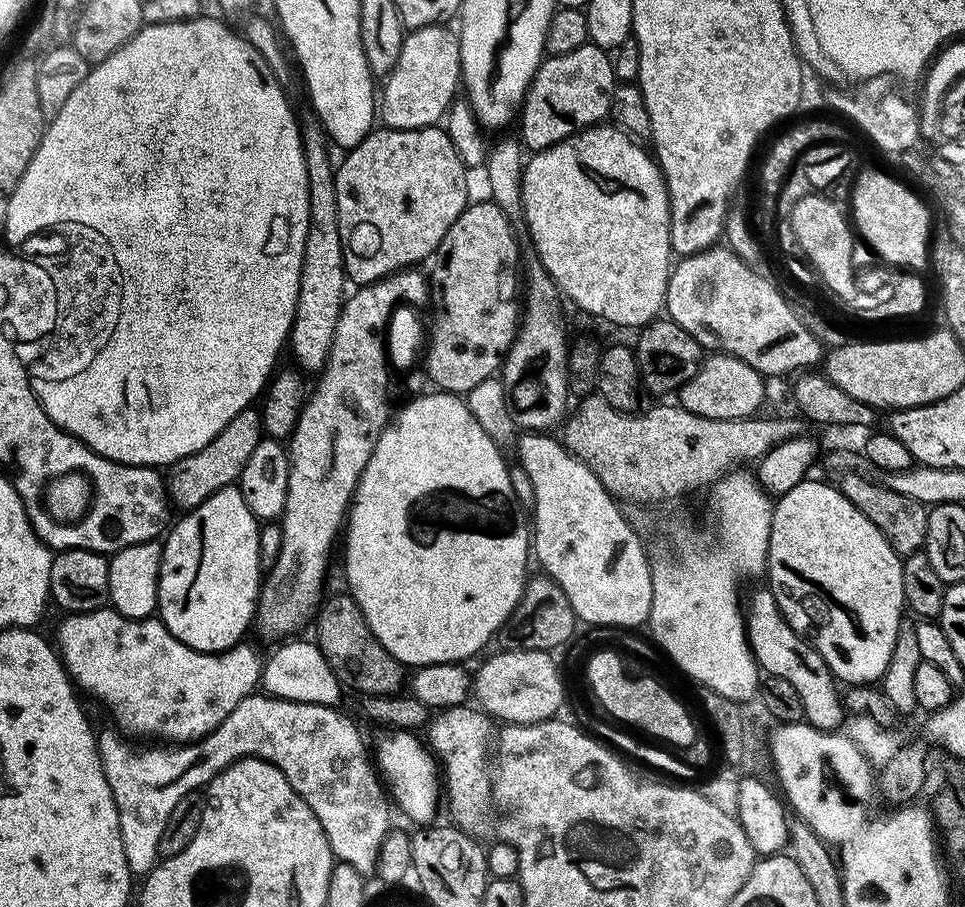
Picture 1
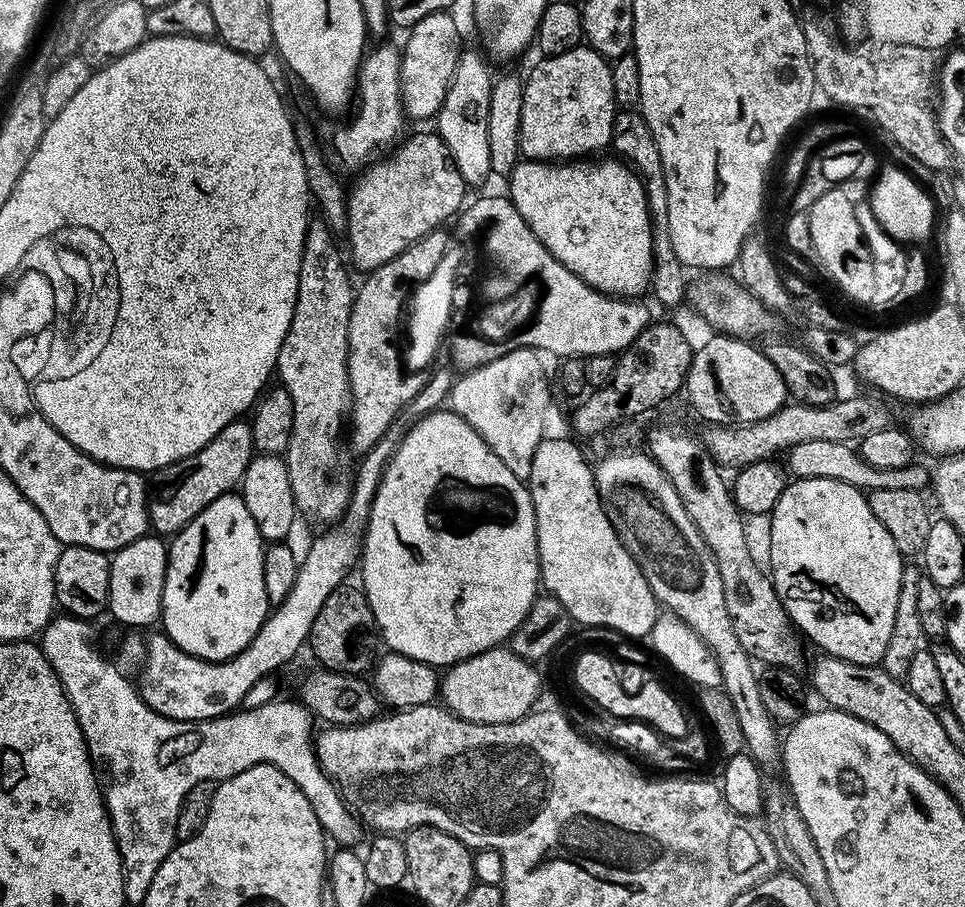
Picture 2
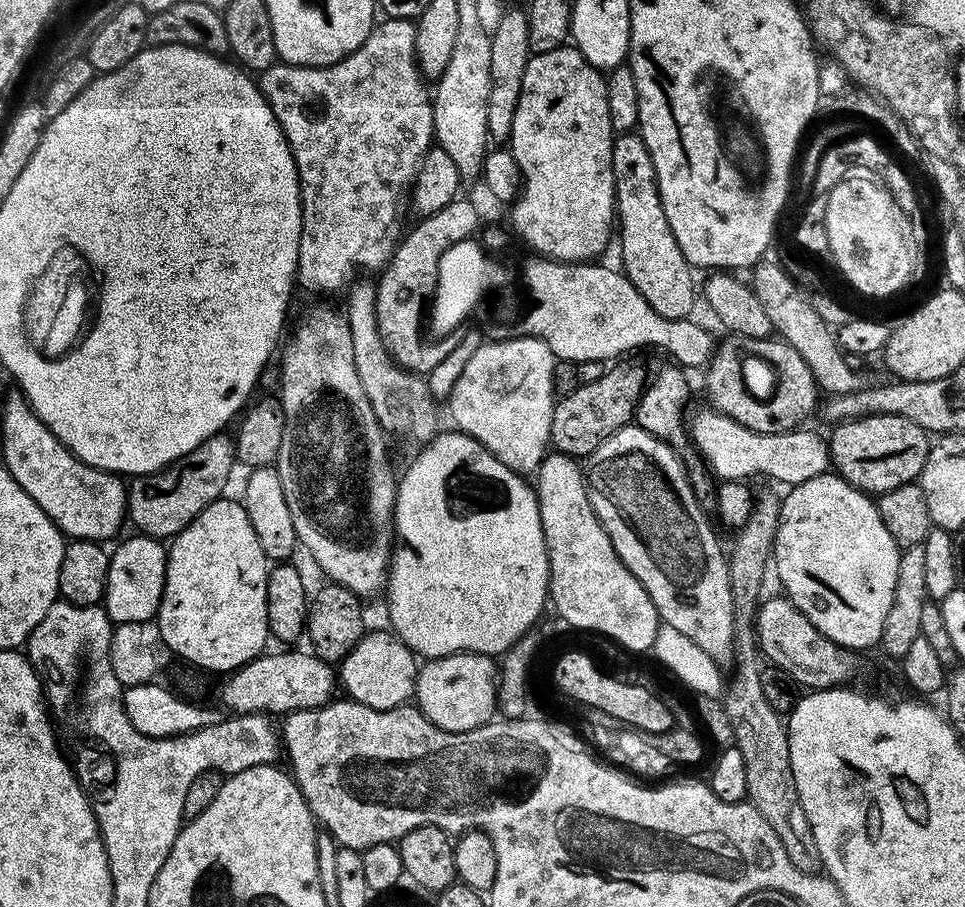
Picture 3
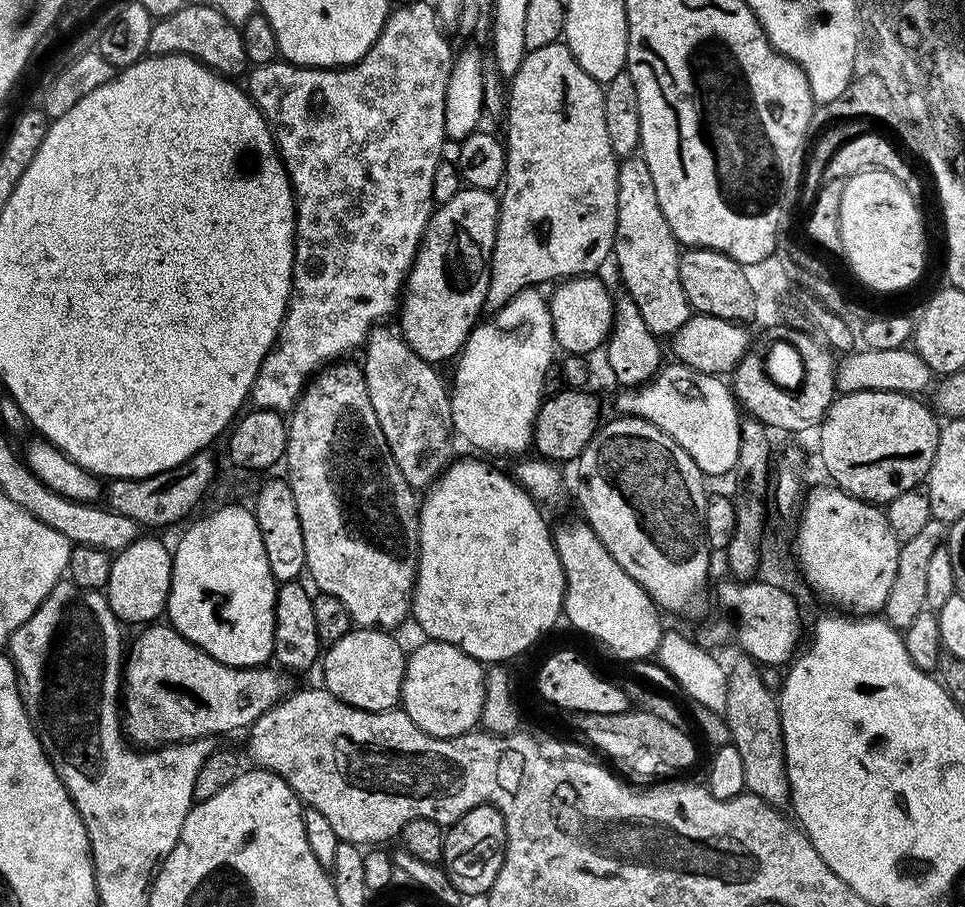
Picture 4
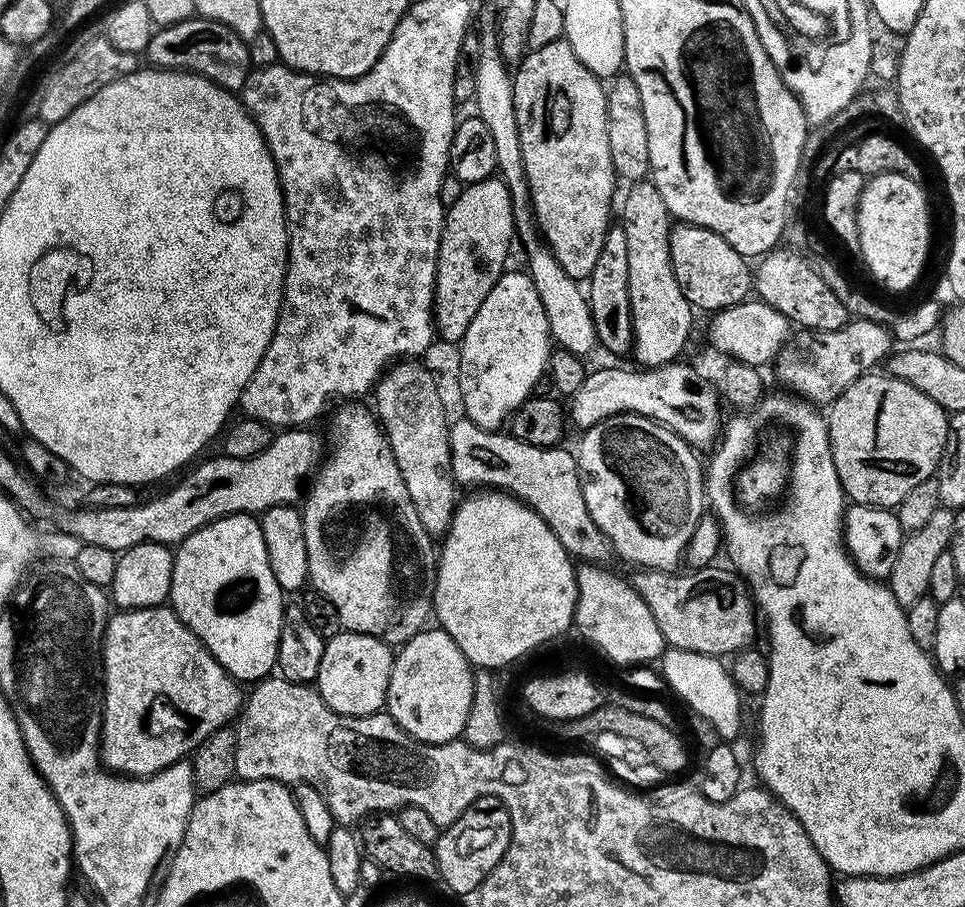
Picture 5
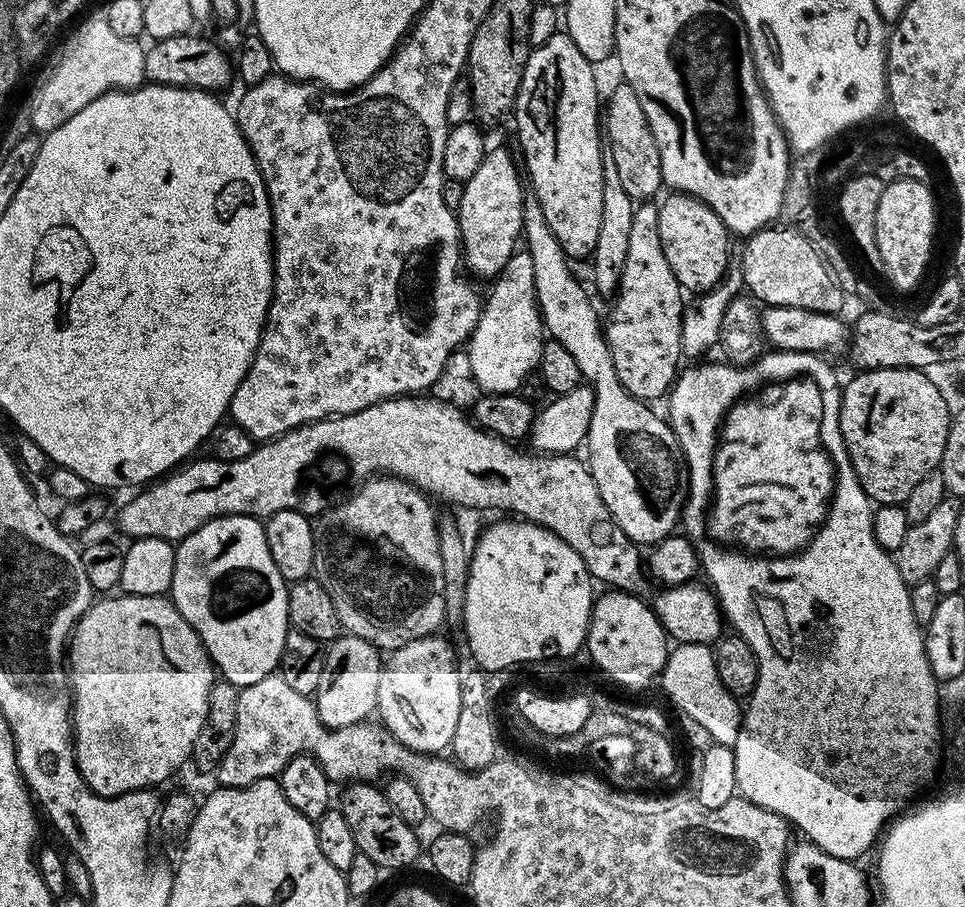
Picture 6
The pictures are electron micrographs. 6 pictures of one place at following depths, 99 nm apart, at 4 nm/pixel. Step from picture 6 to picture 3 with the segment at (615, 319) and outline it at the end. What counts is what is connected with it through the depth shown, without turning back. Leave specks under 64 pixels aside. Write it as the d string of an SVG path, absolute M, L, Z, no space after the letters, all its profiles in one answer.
M639 131L619 133L612 142L612 169L616 191L618 240L620 236L620 260L628 281L650 302L650 306L662 318L687 320L693 315L692 307L698 304L698 284L692 281L694 269L682 254L666 222L666 210L662 210L662 198L658 190L658 178L654 170L654 158L646 150L646 142Z

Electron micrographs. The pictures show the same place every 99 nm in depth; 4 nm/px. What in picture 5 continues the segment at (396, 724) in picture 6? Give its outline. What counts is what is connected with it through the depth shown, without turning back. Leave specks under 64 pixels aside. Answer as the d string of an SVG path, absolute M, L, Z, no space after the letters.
M428 626L416 636L411 636L405 644L399 645L394 657L386 703L388 715L395 718L407 736L427 744L449 744L451 740L461 739L470 714L470 702L474 702L474 668L462 654L458 642L454 642L454 638L450 638L443 628Z

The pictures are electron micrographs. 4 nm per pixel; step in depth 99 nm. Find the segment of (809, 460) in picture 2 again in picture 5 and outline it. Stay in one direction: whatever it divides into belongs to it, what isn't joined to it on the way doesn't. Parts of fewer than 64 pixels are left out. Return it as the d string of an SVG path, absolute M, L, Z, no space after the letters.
M673 362L664 364L661 368L645 368L631 372L628 368L600 368L589 371L586 382L570 398L570 420L580 427L580 430L593 428L598 422L602 422L611 416L619 416L622 412L632 412L636 416L649 416L659 424L664 424L674 434L681 436L693 449L711 449L717 443L722 432L722 416L720 420L721 397L716 388L705 377L695 372L691 363Z

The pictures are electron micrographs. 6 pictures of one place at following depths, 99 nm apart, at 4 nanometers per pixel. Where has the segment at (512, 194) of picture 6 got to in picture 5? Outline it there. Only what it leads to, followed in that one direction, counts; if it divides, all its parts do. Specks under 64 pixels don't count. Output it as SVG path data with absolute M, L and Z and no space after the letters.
M499 178L467 185L462 194L458 194L458 202L447 205L438 250L434 305L434 323L441 341L462 340L487 294L506 271L504 263L512 240L514 244L515 230L510 190L506 190Z

